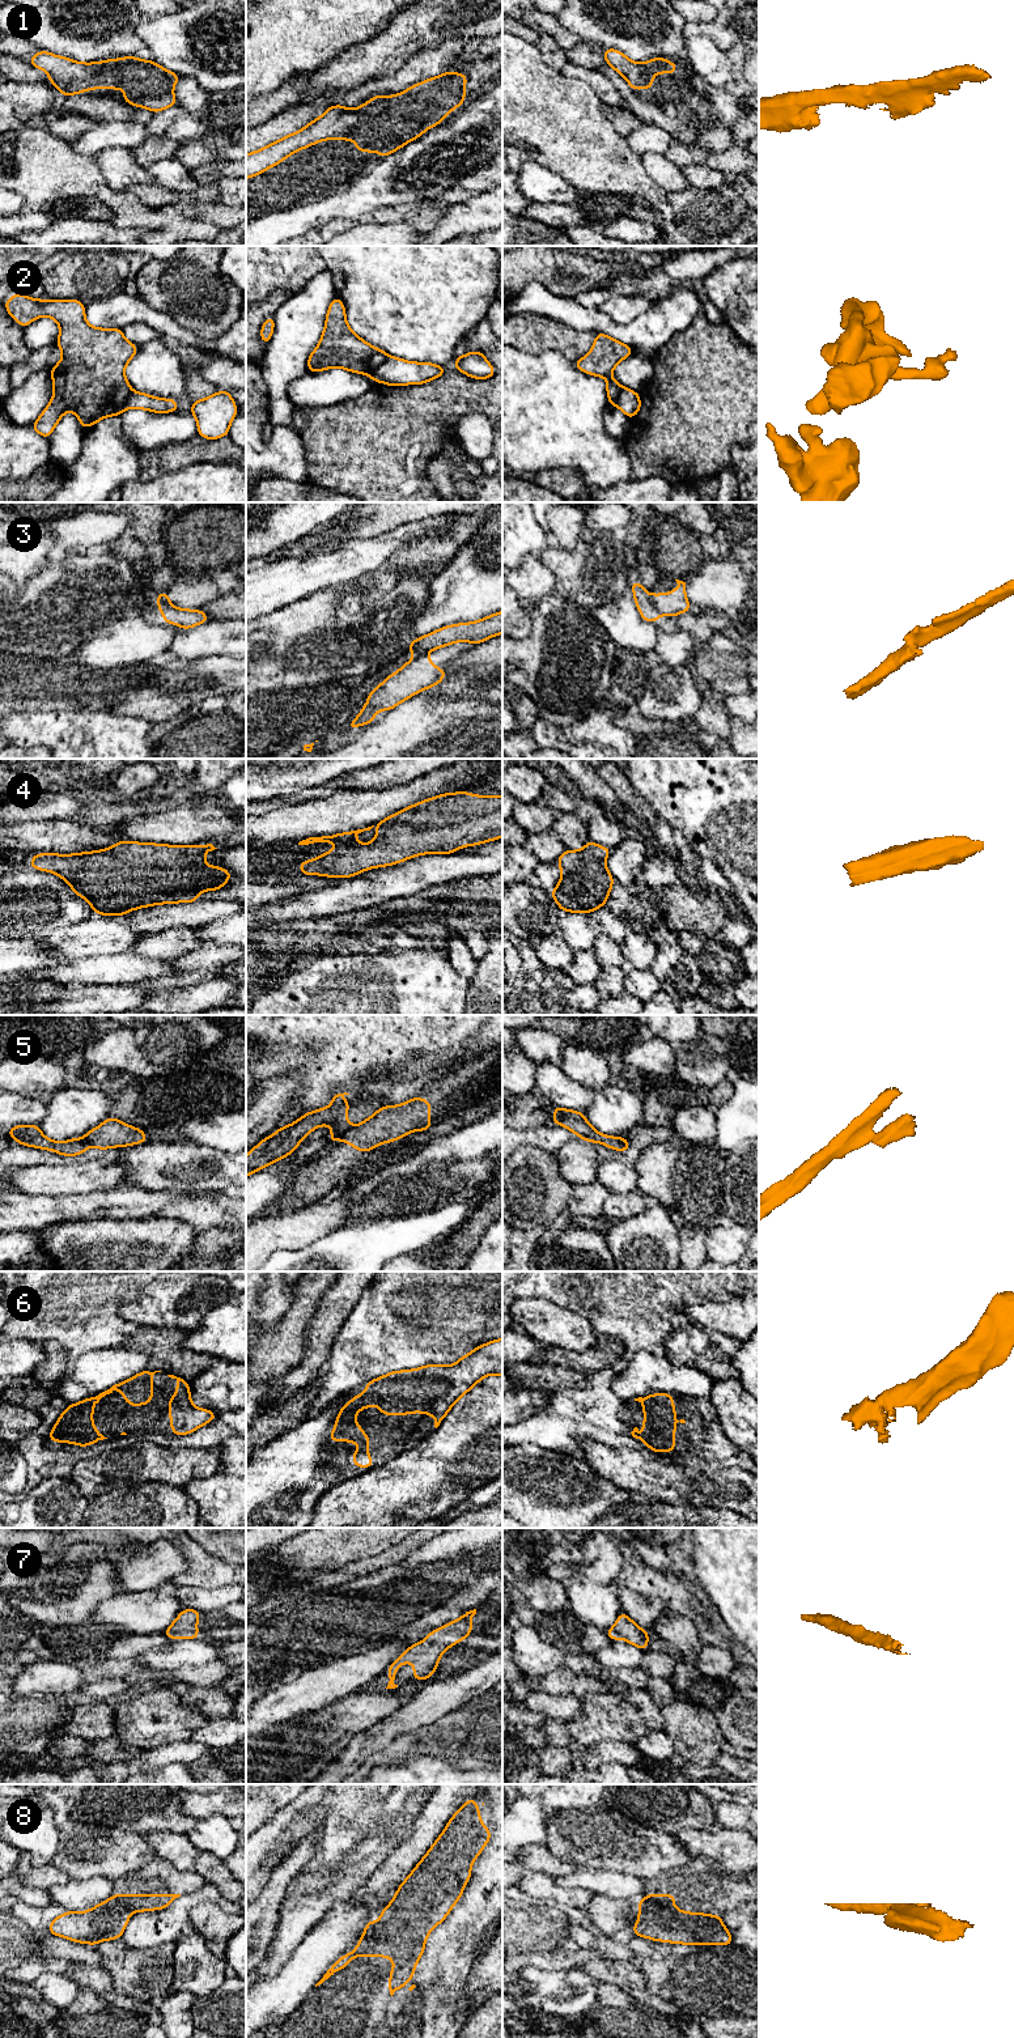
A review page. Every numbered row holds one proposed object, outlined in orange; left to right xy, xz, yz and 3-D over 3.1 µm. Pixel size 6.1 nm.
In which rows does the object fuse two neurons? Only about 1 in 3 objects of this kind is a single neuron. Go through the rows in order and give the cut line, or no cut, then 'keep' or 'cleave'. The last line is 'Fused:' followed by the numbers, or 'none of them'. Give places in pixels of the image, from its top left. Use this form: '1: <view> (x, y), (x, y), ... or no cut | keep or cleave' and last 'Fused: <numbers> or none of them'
1: no cut | keep
2: xz (389, 356), (370, 376) | cleave
3: yz (649, 595), (661, 612) | cleave
4: no cut | keep
5: xz (351, 1126), (339, 1138) | cleave
6: no cut | keep
7: no cut | keep
8: yz (645, 1898), (670, 1907) | cleave
Fused: 2, 3, 5, 8

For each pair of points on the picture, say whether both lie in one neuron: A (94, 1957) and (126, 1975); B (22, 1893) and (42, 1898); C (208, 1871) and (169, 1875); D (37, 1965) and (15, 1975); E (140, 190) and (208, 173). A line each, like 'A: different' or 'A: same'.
A: different
B: same
C: different
D: same
E: different

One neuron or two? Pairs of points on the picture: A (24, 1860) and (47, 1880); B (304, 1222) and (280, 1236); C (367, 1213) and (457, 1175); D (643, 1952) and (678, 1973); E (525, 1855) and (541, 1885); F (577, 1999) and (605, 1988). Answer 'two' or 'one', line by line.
A: one
B: one
C: one
D: one
E: two
F: two

